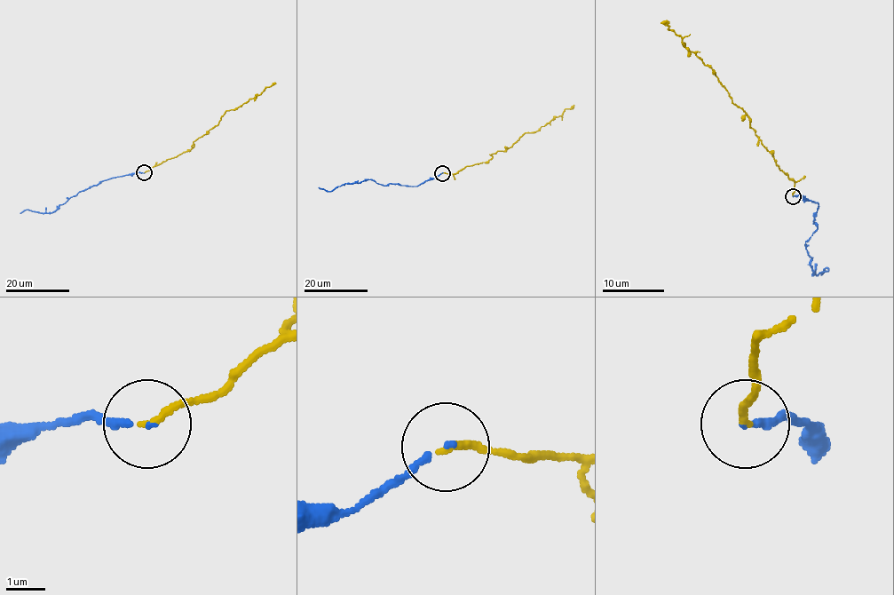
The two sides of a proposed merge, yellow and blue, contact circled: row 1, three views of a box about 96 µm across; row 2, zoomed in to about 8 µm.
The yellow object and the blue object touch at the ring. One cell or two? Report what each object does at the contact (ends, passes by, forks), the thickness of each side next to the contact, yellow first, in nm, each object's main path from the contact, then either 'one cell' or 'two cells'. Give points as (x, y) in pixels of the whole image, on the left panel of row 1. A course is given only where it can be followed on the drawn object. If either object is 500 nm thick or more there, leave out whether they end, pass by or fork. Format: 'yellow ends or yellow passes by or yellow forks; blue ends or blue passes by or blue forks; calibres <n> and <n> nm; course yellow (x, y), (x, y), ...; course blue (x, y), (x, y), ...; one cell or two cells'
yellow ends; blue ends; calibres 190 and 140 nm; course yellow (144, 172), (189, 151), (193, 141), (217, 123), (227, 110), (237, 108), (259, 95), (267, 86), (276, 83); course blue (144, 172), (102, 180), (80, 191), (51, 212), (26, 210), (19, 213); one cell

